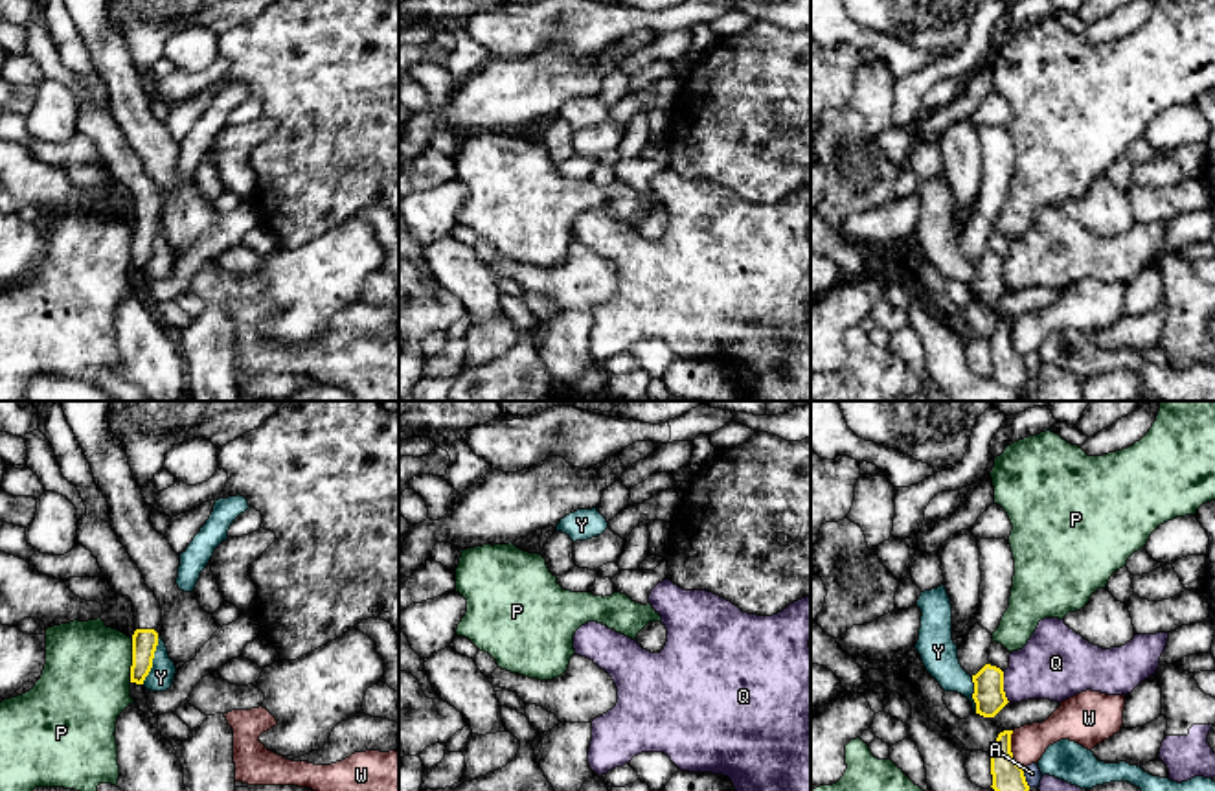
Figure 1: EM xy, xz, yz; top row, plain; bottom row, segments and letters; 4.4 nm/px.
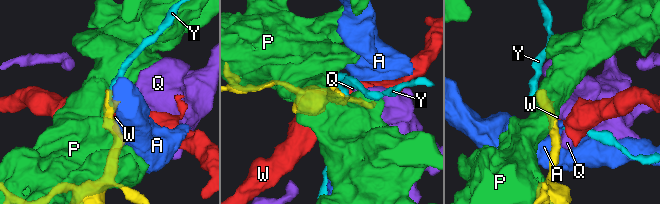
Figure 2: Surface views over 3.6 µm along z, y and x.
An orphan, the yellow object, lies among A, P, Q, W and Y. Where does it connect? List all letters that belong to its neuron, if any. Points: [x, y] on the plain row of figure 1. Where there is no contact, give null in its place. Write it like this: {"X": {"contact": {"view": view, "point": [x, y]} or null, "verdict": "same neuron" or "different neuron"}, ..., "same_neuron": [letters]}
{"A": {"contact": {"view": "yz", "point": [1024, 366]}, "verdict": "different neuron"}, "P": {"contact": {"view": "xy", "point": [133, 249]}, "verdict": "different neuron"}, "Q": {"contact": {"view": "yz", "point": [1002, 275]}, "verdict": "different neuron"}, "W": {"contact": {"view": "yz", "point": [1010, 339]}, "verdict": "different neuron"}, "Y": {"contact": {"view": "xy", "point": [151, 249]}, "verdict": "different neuron"}, "same_neuron": []}

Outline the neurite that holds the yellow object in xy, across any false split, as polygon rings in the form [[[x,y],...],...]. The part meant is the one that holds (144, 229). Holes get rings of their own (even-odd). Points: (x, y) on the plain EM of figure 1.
[[[42,0],[39,18],[50,29],[62,64],[77,75],[86,105],[77,109],[77,132],[97,147],[103,167],[119,184],[129,184],[134,201],[131,270],[143,272],[153,256],[158,226],[162,224],[162,197],[154,180],[118,129],[110,114],[110,97],[103,79],[96,74],[90,52],[68,13],[64,0]]]

